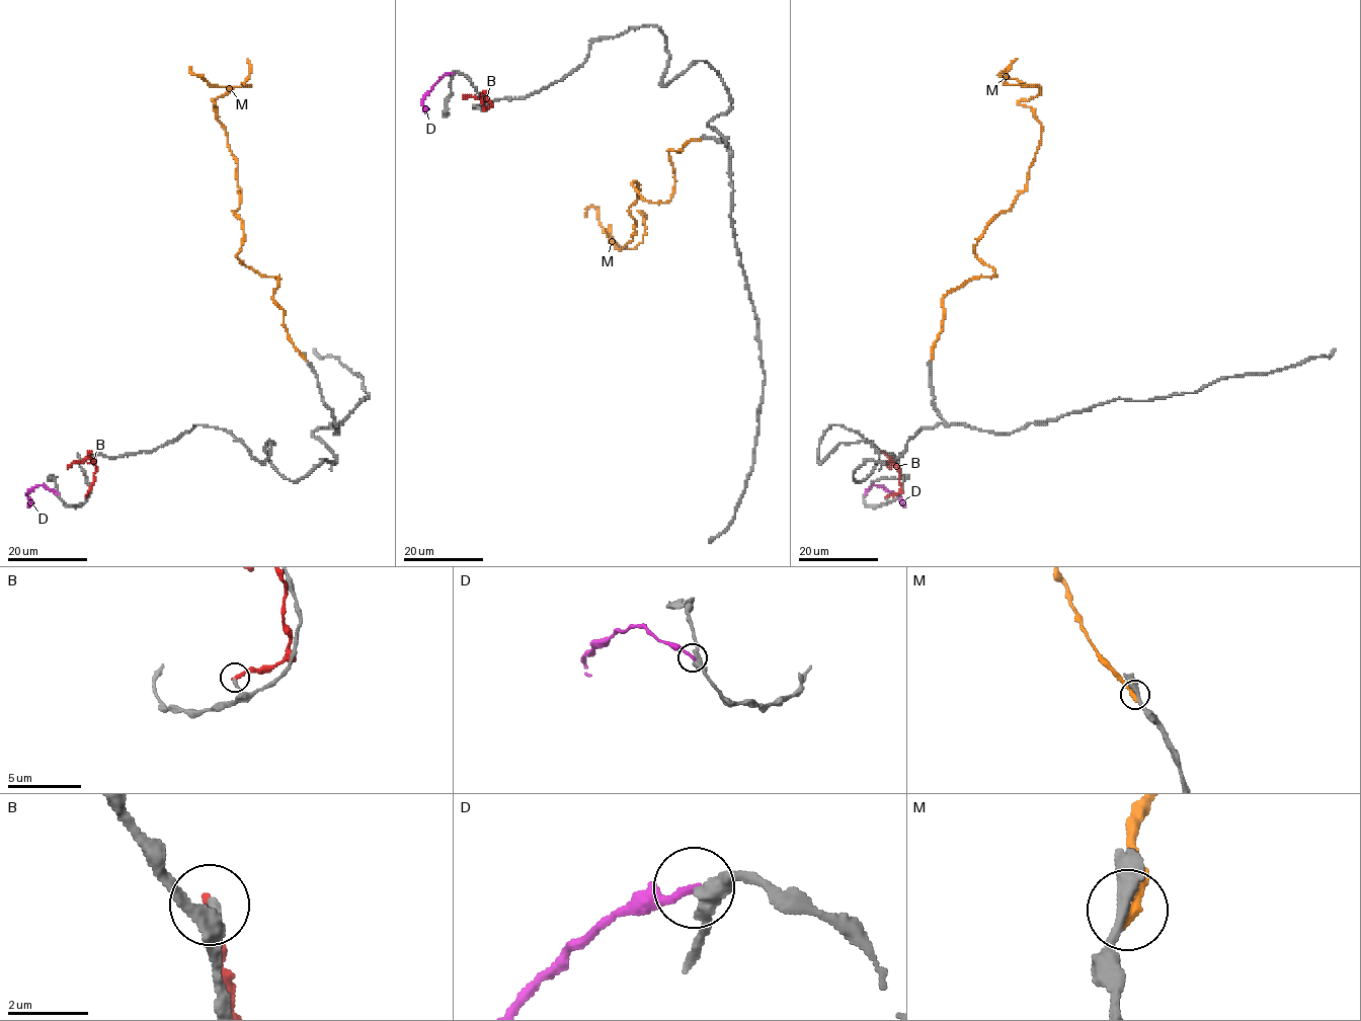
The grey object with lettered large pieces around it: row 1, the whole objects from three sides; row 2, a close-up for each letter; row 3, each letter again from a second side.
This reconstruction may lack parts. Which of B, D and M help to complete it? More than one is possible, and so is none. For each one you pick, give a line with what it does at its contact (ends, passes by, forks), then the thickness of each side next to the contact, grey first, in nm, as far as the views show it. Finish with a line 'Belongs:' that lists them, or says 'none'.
Belongs: none

